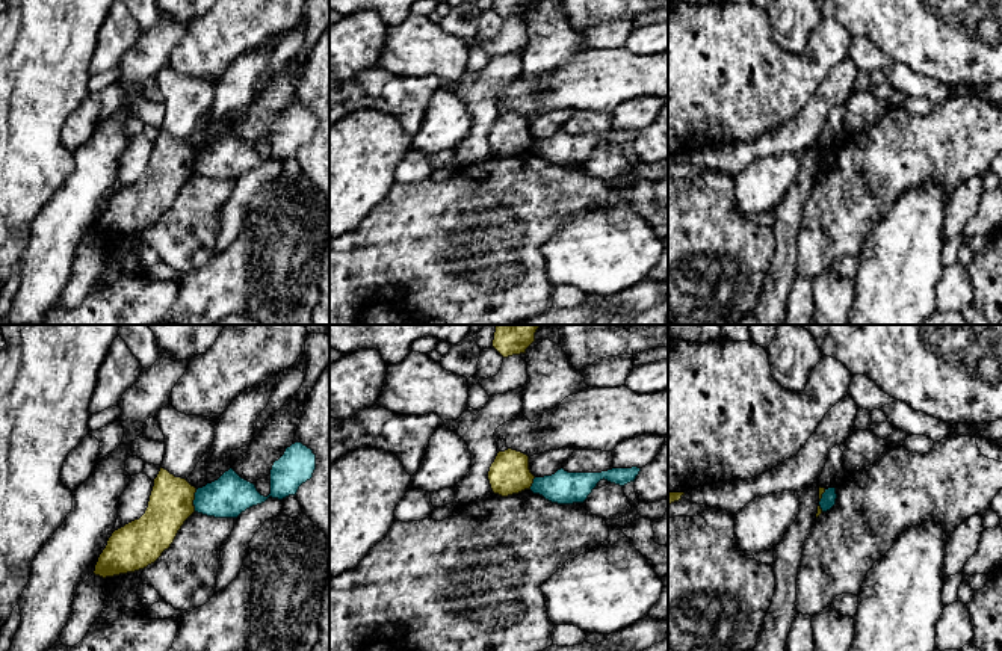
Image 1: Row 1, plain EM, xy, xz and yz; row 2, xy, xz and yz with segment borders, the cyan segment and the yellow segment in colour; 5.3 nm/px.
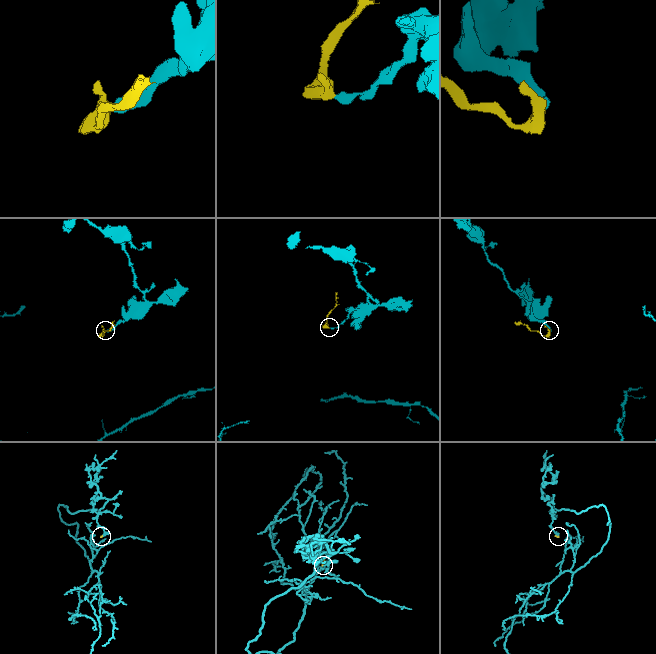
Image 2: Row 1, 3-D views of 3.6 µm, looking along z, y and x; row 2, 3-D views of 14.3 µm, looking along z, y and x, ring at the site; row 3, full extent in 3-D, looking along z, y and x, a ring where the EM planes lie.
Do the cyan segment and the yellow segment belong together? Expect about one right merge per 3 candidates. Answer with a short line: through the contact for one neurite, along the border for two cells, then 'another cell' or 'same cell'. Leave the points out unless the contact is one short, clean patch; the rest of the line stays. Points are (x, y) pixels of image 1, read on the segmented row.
xy (197, 490), (194, 511) | another cell

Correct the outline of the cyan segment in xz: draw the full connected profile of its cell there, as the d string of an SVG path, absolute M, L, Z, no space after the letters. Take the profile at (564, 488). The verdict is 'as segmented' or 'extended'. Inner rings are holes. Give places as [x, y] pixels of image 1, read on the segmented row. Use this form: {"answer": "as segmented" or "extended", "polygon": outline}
{"answer": "as segmented", "polygon": "M638 467L602 473L568 473L561 468L552 476L535 477L530 491L558 504L583 503L600 480L624 486L635 482L639 471Z"}

